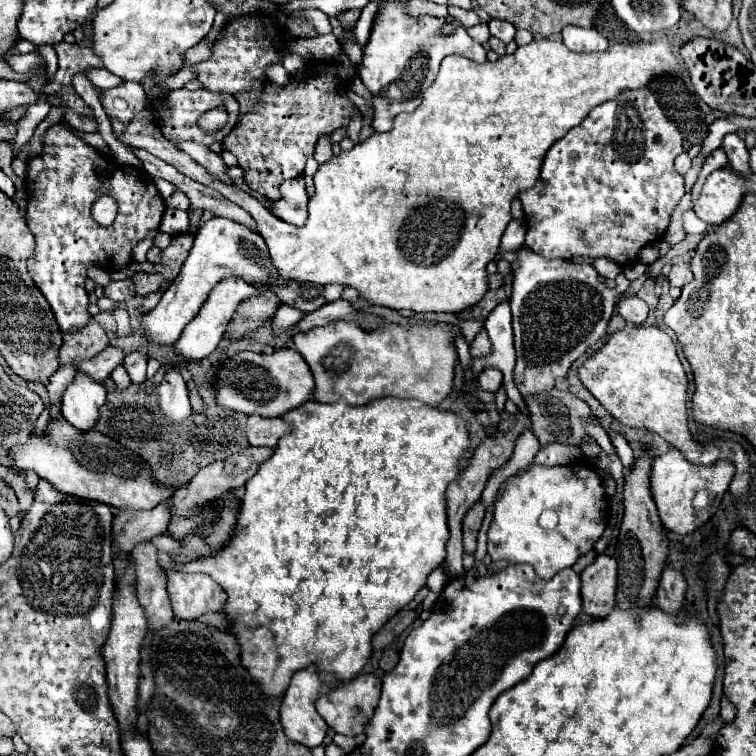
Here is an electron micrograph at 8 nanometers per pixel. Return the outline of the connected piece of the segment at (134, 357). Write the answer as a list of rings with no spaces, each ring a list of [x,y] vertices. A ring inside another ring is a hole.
[[[129,353],[123,361],[125,371],[131,377],[131,383],[139,385],[145,381],[145,369],[147,369],[147,357],[143,353]]]

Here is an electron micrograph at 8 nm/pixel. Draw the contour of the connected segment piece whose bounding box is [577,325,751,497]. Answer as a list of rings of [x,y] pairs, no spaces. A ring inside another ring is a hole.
[[[625,325],[621,331],[615,331],[607,343],[579,367],[577,375],[589,393],[619,423],[661,435],[671,447],[679,449],[695,465],[709,467],[717,461],[733,463],[735,477],[729,489],[737,497],[747,493],[751,465],[739,443],[713,441],[709,445],[699,445],[695,439],[691,439],[687,429],[687,375],[677,357],[673,339],[659,327]]]

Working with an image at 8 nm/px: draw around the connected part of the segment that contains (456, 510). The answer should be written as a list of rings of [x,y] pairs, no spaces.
[[[517,413],[517,419],[505,419],[495,427],[495,437],[487,437],[473,453],[469,465],[459,473],[459,479],[453,481],[447,487],[447,525],[451,531],[451,539],[447,543],[447,563],[451,567],[451,577],[457,577],[463,573],[463,565],[461,565],[461,557],[463,557],[463,545],[461,545],[461,519],[463,515],[471,509],[471,505],[481,497],[481,491],[487,485],[489,475],[499,469],[501,465],[505,465],[509,461],[509,457],[513,455],[513,447],[515,447],[515,439],[529,427],[529,415],[525,413]]]

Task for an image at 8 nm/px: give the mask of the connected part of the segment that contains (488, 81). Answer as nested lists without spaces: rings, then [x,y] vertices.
[[[667,37],[655,39],[655,41],[637,41],[637,43],[613,43],[609,47],[609,51],[603,53],[573,53],[569,51],[561,41],[551,41],[551,39],[535,39],[525,47],[519,47],[513,55],[505,55],[499,57],[495,63],[485,61],[485,63],[473,63],[467,57],[461,55],[449,55],[443,59],[441,63],[441,71],[435,79],[435,83],[423,93],[423,103],[409,115],[397,115],[393,121],[393,129],[387,133],[373,133],[369,139],[365,139],[363,143],[357,143],[351,151],[341,151],[341,155],[333,155],[331,161],[323,163],[317,171],[315,179],[315,195],[309,201],[309,215],[303,227],[295,227],[289,225],[281,219],[277,219],[267,207],[263,207],[255,197],[251,197],[249,193],[245,193],[243,189],[231,187],[229,183],[221,181],[221,179],[213,179],[213,175],[209,175],[197,161],[193,161],[187,153],[183,153],[181,149],[173,147],[173,143],[165,141],[161,131],[157,131],[155,119],[153,115],[143,109],[139,111],[125,133],[117,135],[119,141],[123,141],[129,147],[135,149],[145,149],[151,155],[167,161],[169,165],[173,165],[175,169],[179,169],[183,175],[215,189],[221,191],[221,195],[225,195],[229,201],[233,201],[235,205],[243,207],[255,221],[257,221],[257,233],[265,239],[273,267],[277,269],[279,275],[279,285],[287,285],[291,281],[295,283],[319,283],[319,285],[327,285],[327,283],[341,283],[341,285],[351,285],[359,291],[361,297],[365,297],[367,301],[375,303],[375,305],[383,305],[389,309],[409,309],[415,313],[425,313],[425,311],[445,311],[445,313],[459,313],[475,303],[479,303],[479,299],[487,293],[489,289],[489,281],[487,281],[487,263],[497,255],[499,245],[501,245],[501,237],[509,225],[511,217],[511,203],[517,197],[517,193],[531,189],[537,179],[539,179],[539,169],[543,163],[543,157],[547,153],[547,149],[559,141],[571,127],[579,125],[585,115],[589,115],[589,111],[597,105],[601,105],[603,101],[609,101],[613,97],[617,97],[623,89],[639,89],[645,87],[655,75],[661,73],[681,73],[681,67],[675,59],[675,55],[671,53],[671,41]]]

